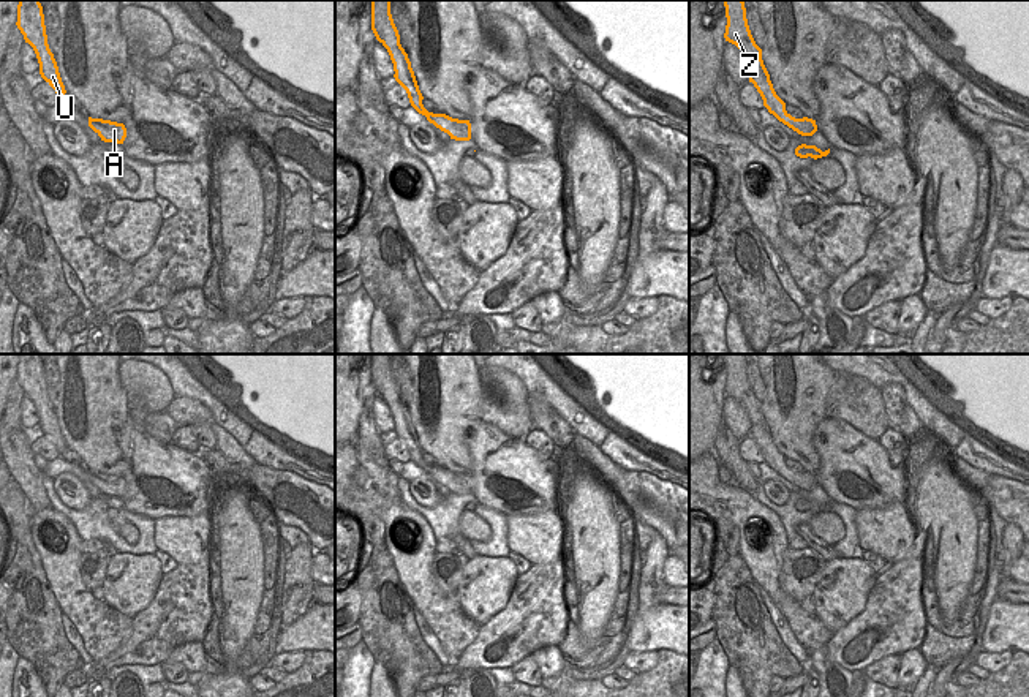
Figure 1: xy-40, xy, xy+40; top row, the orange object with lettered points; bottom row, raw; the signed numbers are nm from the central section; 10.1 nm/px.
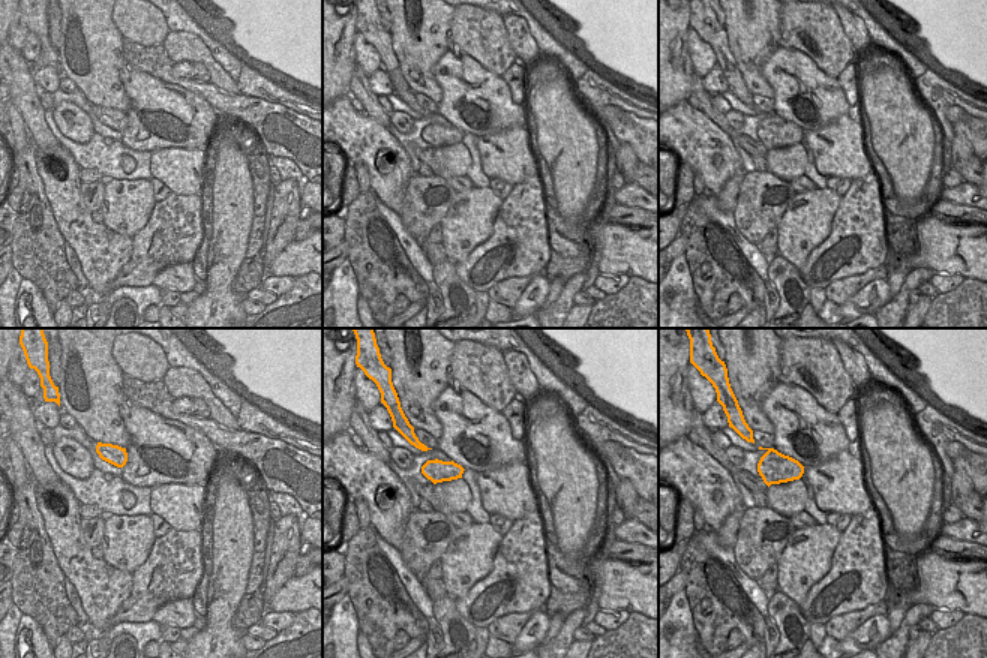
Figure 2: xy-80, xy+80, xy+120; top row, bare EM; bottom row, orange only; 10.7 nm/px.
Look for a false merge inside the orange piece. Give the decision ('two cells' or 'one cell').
two cells

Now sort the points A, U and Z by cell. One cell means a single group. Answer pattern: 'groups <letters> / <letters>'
groups A / U Z

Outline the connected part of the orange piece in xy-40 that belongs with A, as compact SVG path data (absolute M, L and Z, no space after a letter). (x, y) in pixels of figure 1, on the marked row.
M89 117L89 126L101 138L104 142L117 142L123 144L126 138L126 128L123 123L103 120L103 119L92 119Z

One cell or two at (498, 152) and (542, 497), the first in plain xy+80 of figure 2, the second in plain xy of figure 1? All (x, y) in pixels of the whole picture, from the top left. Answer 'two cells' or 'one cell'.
two cells

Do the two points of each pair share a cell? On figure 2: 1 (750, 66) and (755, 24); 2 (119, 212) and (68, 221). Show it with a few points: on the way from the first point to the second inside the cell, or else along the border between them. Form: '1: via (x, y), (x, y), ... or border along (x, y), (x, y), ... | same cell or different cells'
1: via (750, 56), (753, 35) | same cell
2: border along (102, 222), (111, 230), (131, 237) | different cells

